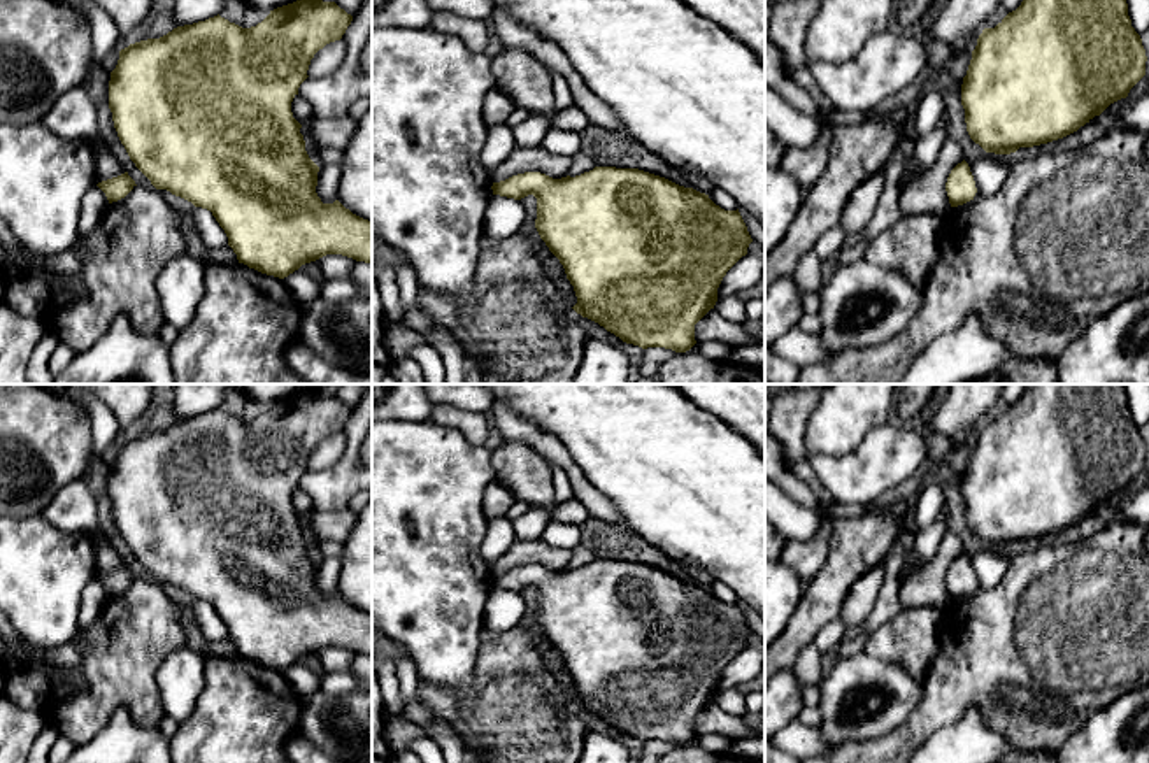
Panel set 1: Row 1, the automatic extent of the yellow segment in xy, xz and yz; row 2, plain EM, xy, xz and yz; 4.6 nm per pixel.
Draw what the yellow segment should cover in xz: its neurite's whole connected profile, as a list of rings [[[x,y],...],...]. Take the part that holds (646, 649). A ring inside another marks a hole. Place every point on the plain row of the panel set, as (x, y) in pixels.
[[[595,560],[581,568],[561,572],[525,565],[493,575],[491,582],[493,588],[514,593],[528,588],[537,591],[535,621],[574,679],[577,696],[572,702],[623,735],[642,742],[689,744],[696,737],[695,717],[714,702],[723,670],[747,647],[753,635],[739,602],[724,603],[705,586],[639,561]]]

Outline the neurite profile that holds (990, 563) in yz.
[[[984,546],[979,553],[968,556],[977,584],[993,588],[1000,582],[1012,561],[1007,549]]]

